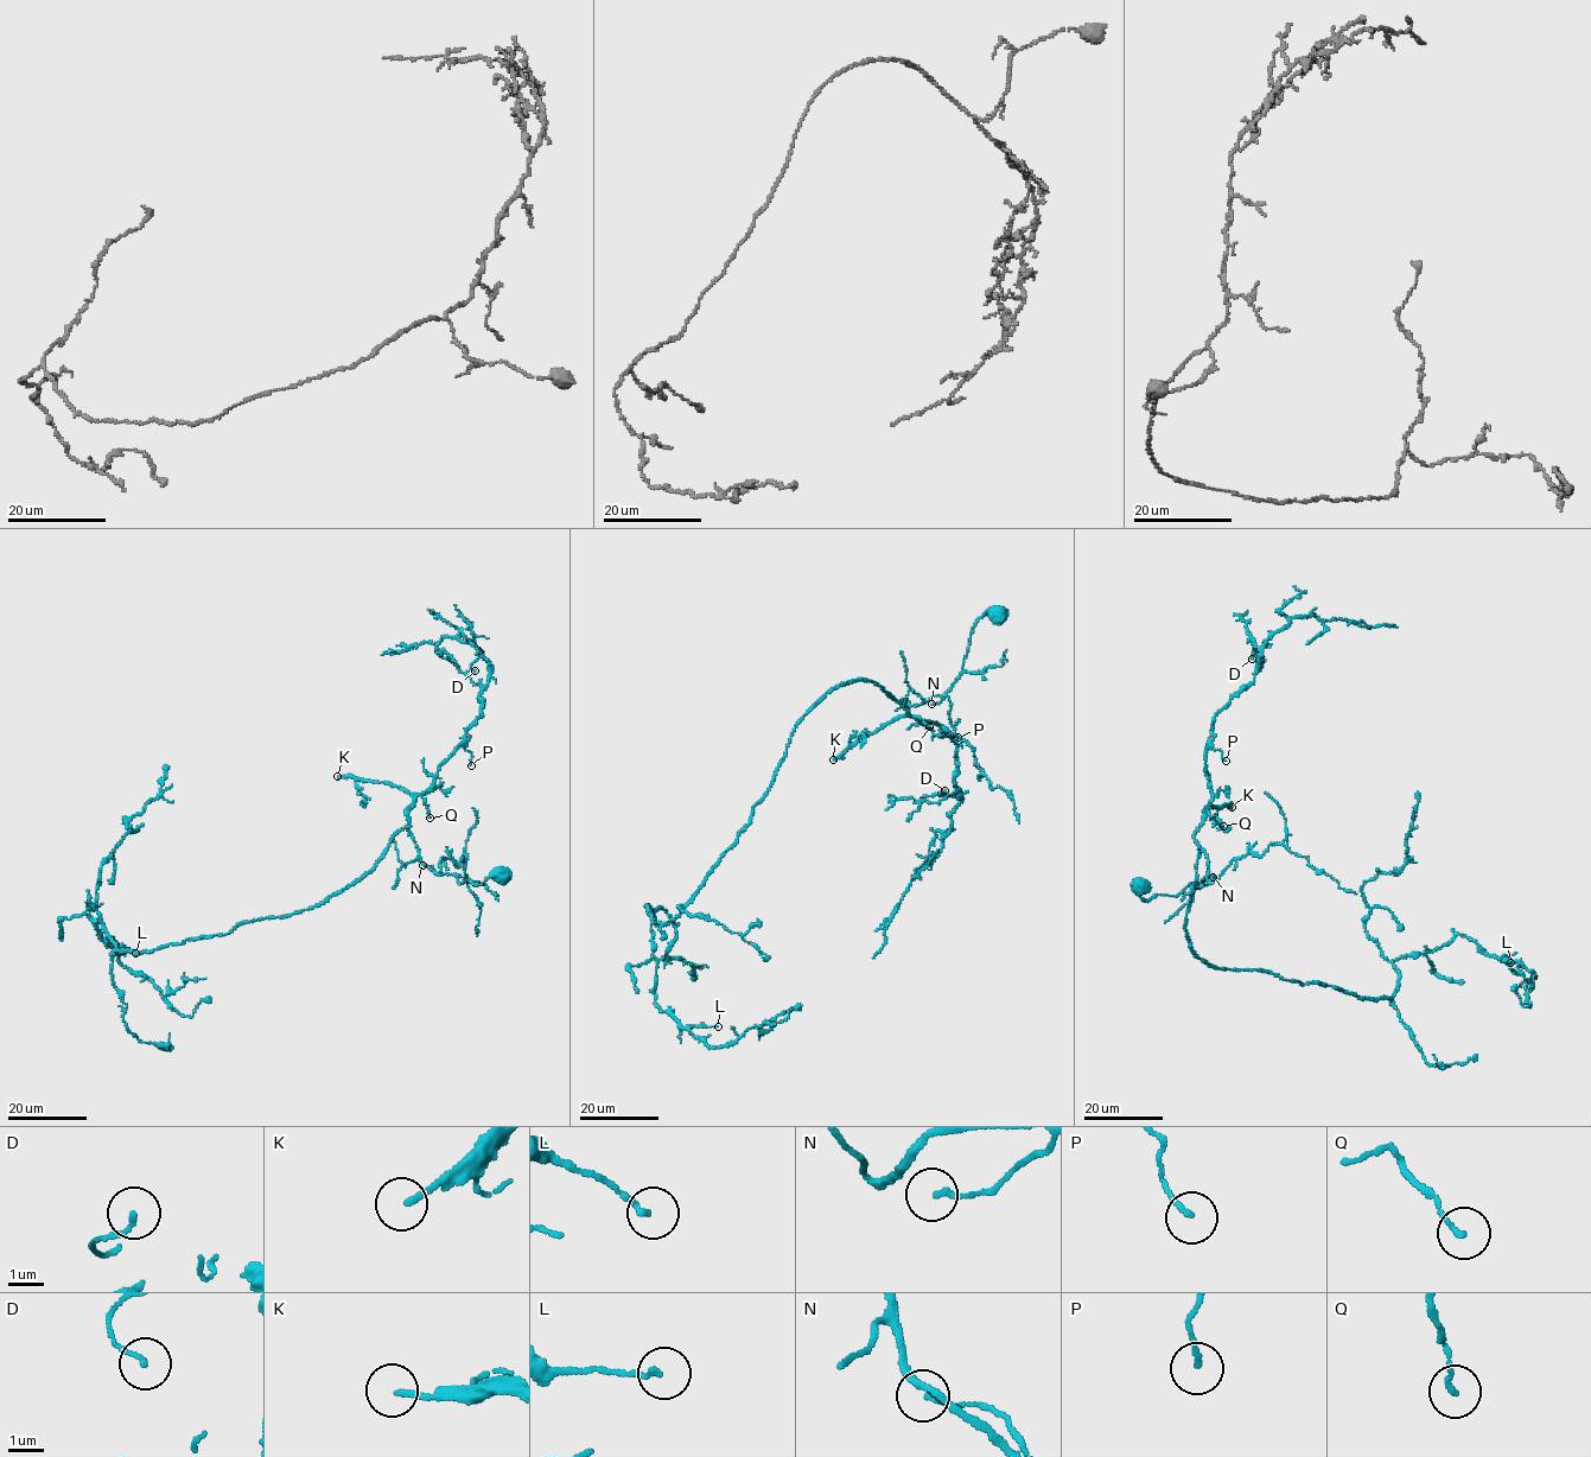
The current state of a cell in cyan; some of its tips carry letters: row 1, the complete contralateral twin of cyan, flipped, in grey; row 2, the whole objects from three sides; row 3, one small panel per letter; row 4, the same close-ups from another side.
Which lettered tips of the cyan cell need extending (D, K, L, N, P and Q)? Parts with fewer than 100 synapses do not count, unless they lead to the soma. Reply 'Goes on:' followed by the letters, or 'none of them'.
Goes on: K

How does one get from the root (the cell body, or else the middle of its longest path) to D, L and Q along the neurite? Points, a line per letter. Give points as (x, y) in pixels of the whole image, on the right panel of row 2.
D: (1144, 885), (1146, 901), (1208, 882), (1195, 839), (1211, 797), (1208, 743), (1253, 681), (1253, 640), (1252, 659)
L: (1144, 885), (1204, 885), (1206, 852), (1184, 927), (1220, 968), (1375, 1000), (1457, 935), (1510, 962)
Q: (1144, 885), (1138, 892), (1146, 901), (1204, 885), (1207, 853), (1195, 831), (1206, 809), (1223, 826)

